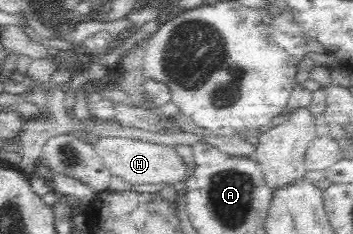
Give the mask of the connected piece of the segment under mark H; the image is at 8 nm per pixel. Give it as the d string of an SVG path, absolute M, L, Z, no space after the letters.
M102 137L94 146L102 164L112 176L122 178L128 185L150 185L175 188L186 183L194 175L195 168L190 168L184 158L172 146L153 144L144 140L121 137Z

